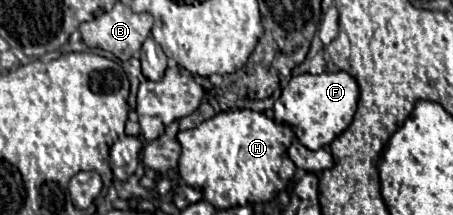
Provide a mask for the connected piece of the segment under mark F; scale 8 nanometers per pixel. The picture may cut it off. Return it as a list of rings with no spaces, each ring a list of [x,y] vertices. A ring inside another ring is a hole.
[[[324,72],[318,76],[300,74],[290,80],[280,98],[274,102],[274,118],[288,124],[306,148],[318,150],[328,146],[350,126],[356,112],[358,96],[360,88],[348,72]]]

